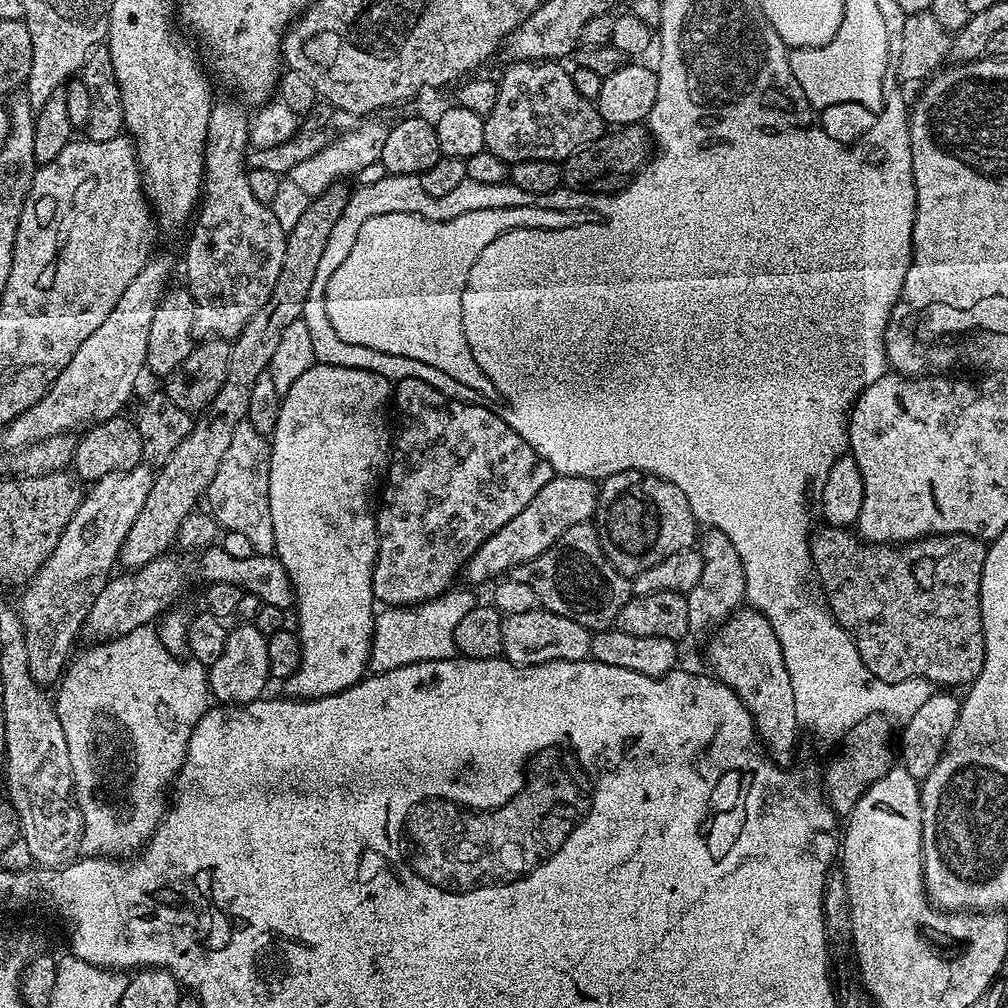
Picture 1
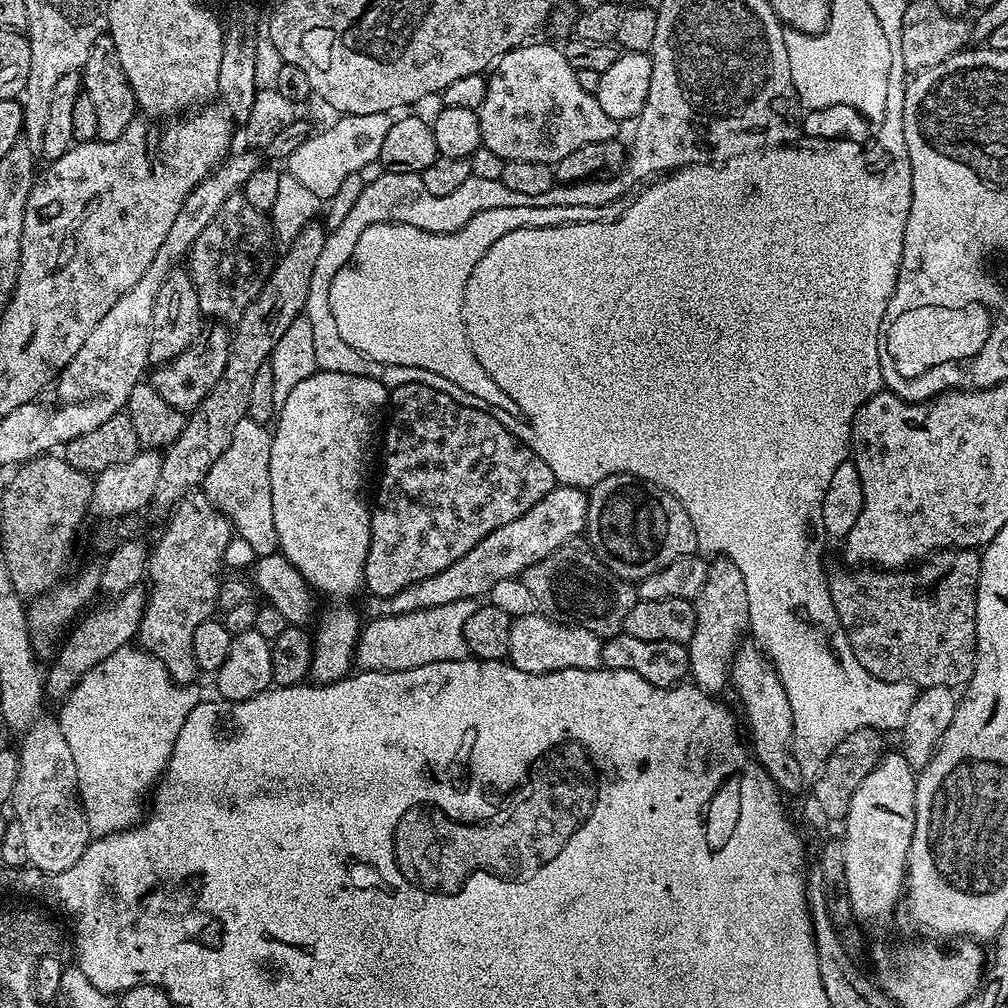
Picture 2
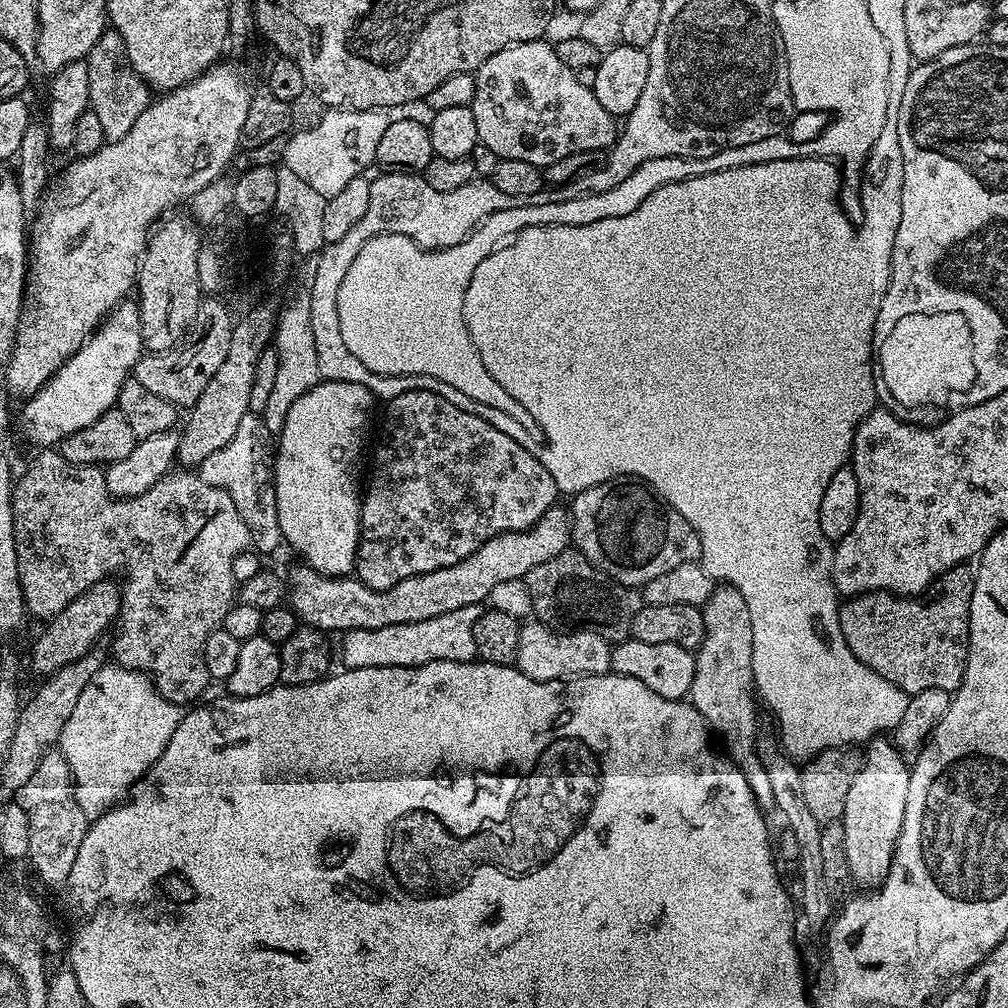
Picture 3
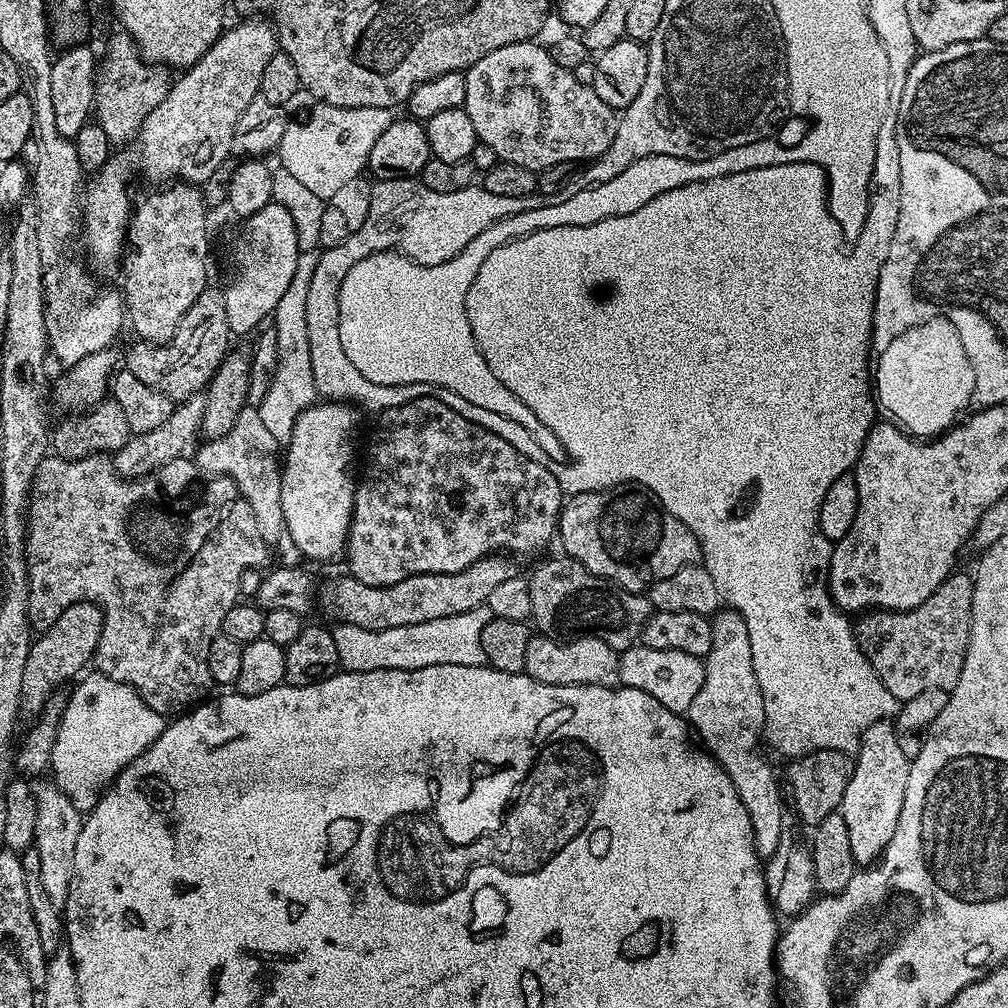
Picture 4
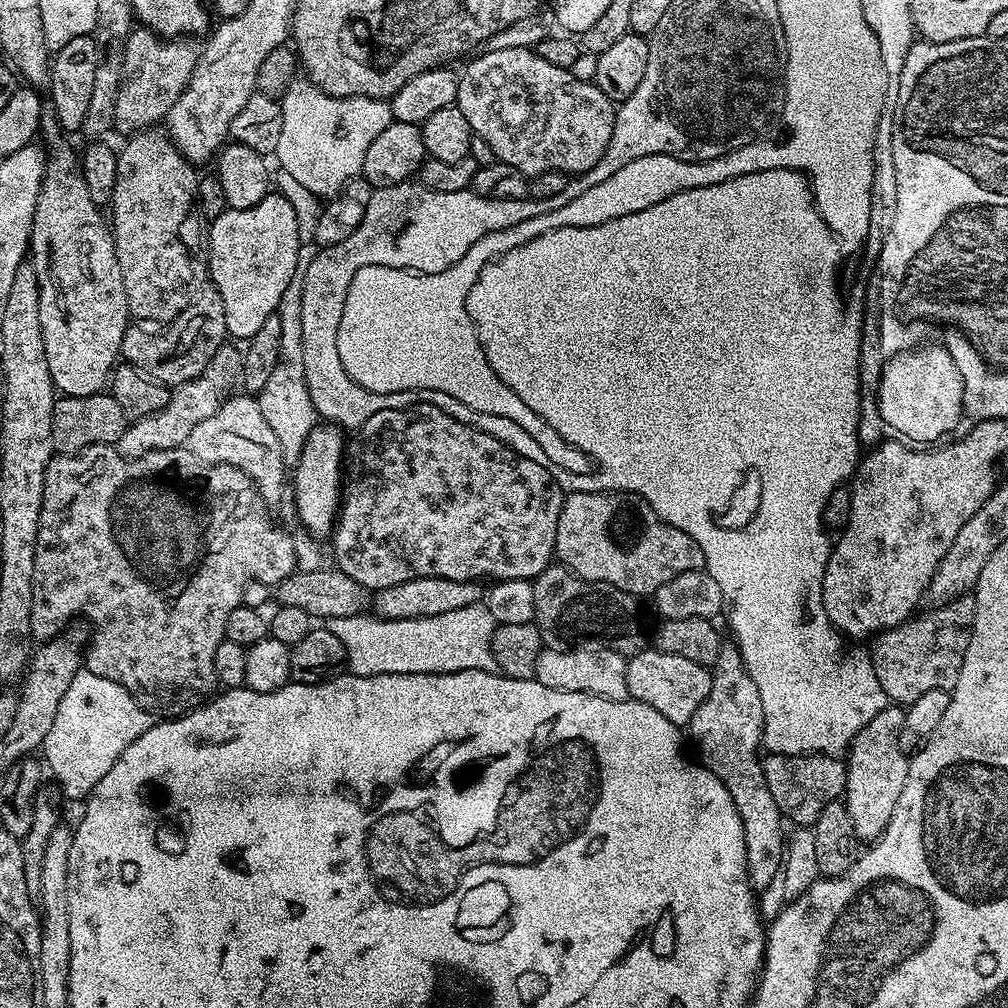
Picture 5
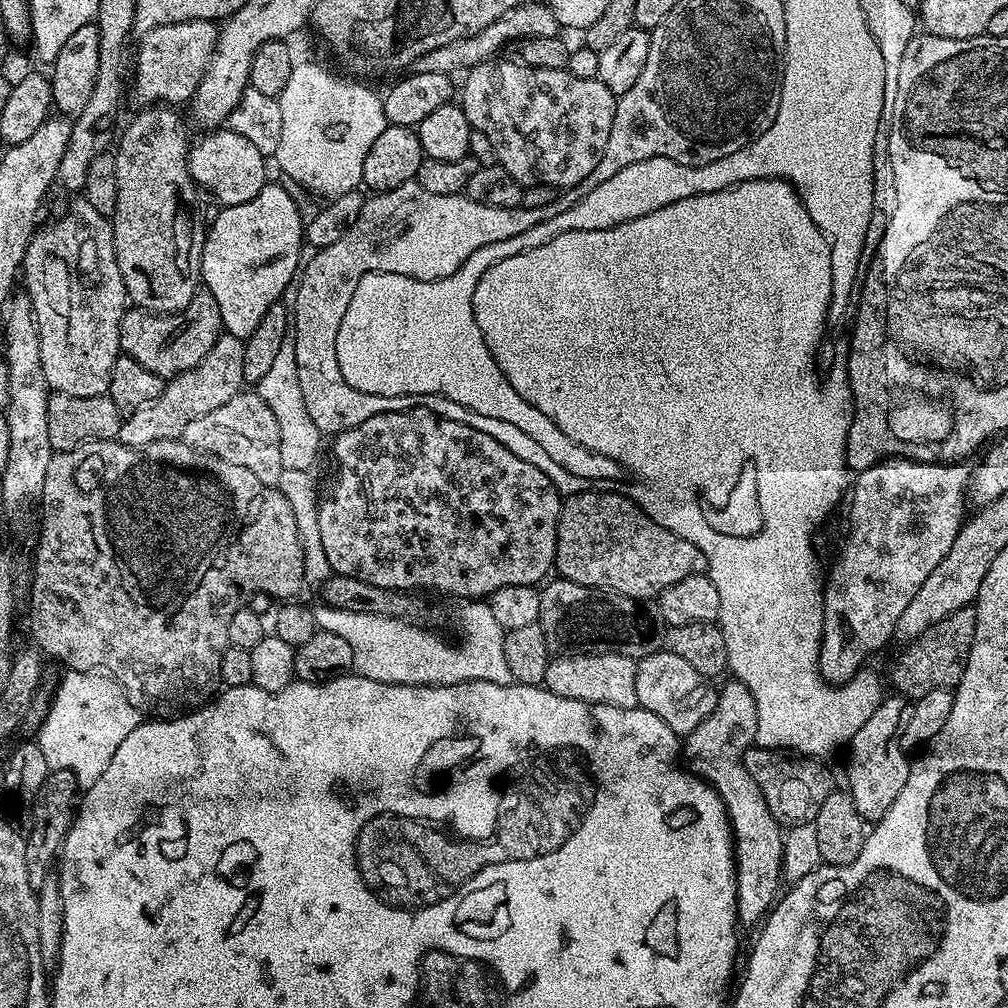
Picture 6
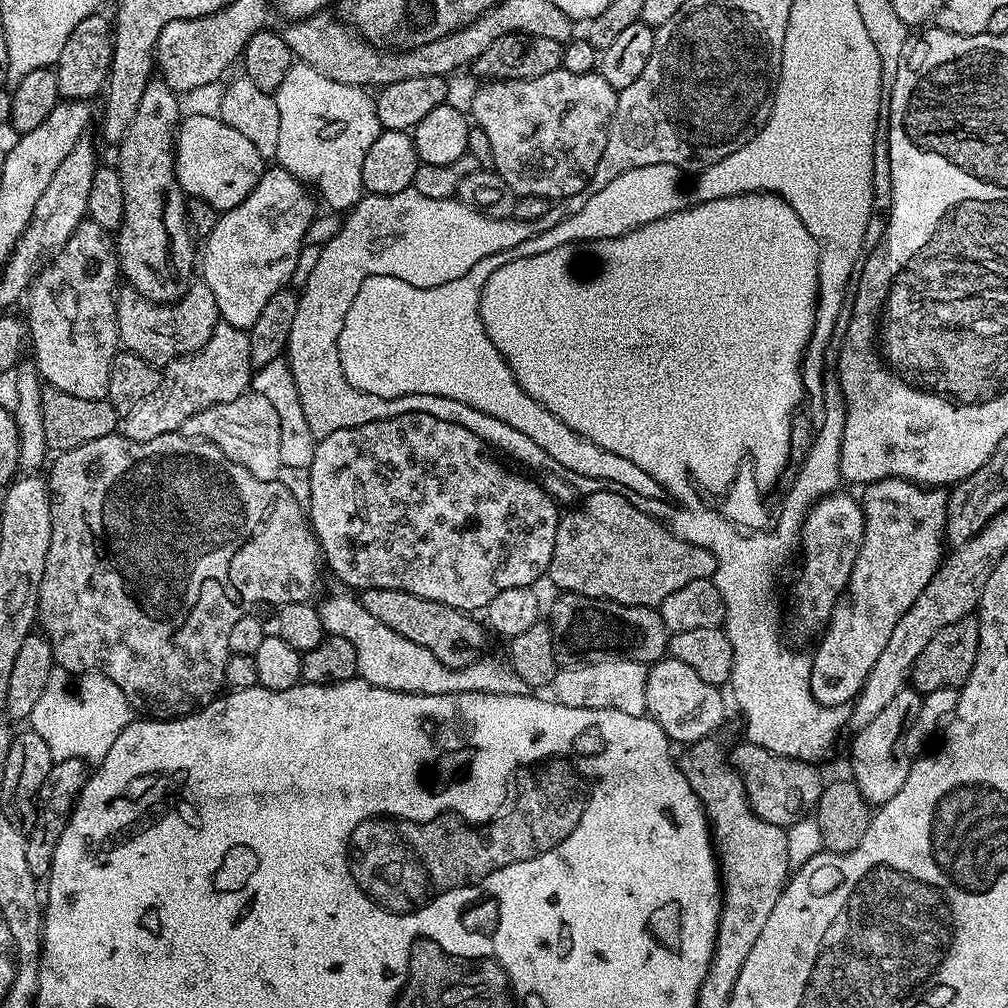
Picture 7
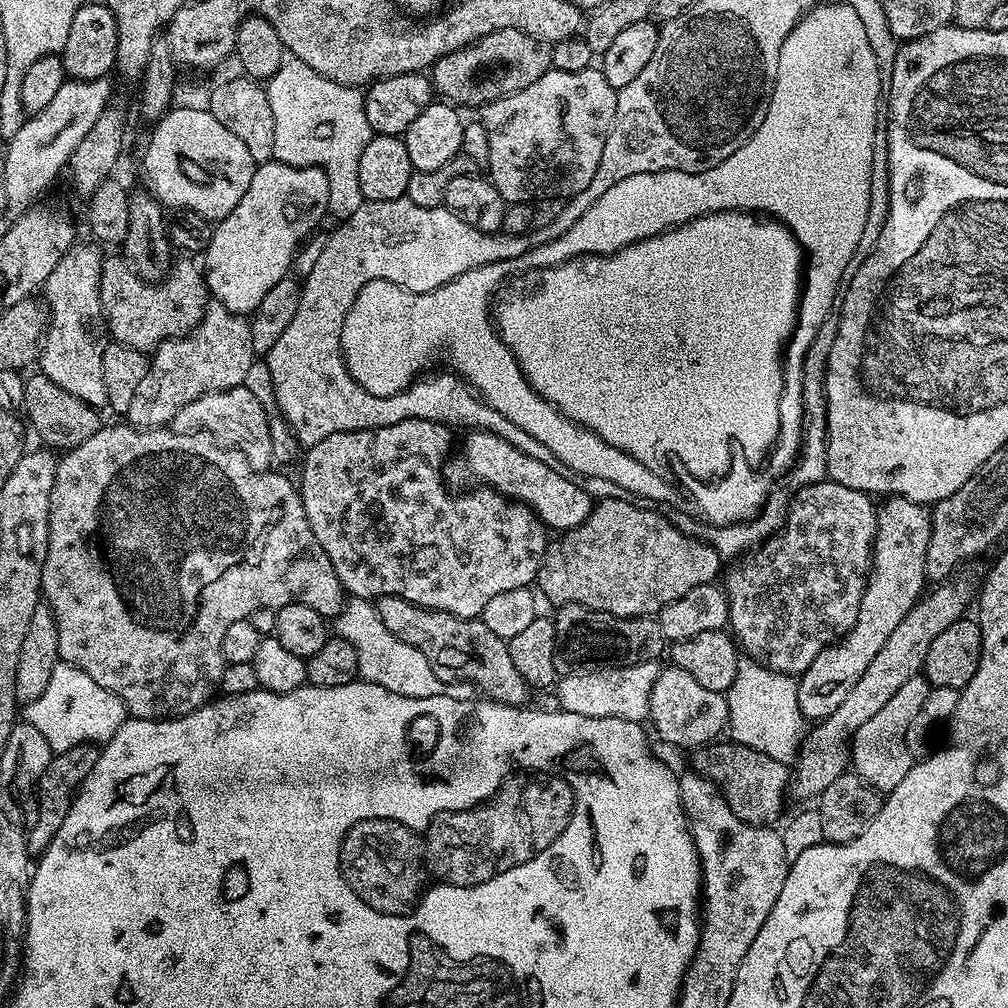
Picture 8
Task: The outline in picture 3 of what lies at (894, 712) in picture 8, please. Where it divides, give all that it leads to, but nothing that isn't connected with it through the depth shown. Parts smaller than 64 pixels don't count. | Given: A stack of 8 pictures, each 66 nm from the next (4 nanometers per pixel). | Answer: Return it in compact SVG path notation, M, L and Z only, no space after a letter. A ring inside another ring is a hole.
M876 738L867 745L866 759L850 794L846 794L846 810L842 817L846 834L846 859L850 861L850 874L853 881L860 886L879 886L886 878L892 865L892 856L896 853L896 840L900 837L902 822L906 814L906 790L910 790L908 777L909 765L900 757L895 743L888 738Z

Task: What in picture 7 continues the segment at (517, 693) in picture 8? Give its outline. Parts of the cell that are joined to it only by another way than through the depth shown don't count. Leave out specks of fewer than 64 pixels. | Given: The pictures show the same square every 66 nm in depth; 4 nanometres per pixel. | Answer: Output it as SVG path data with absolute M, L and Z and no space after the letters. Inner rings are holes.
M365 588L358 599L362 610L366 610L378 622L390 626L402 638L410 638L410 642L418 642L418 646L426 646L438 662L447 668L464 668L467 664L481 659L484 648L484 632L486 628L469 613L460 612L445 604L439 604L426 598L418 598L418 594L410 594L406 590L386 590L385 588Z

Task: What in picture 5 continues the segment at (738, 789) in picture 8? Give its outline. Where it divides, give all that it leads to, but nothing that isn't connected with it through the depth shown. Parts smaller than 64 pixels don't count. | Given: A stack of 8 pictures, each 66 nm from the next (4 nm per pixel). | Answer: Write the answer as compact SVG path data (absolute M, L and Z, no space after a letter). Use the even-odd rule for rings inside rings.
M768 754L763 757L762 763L766 786L770 786L770 794L774 794L774 802L778 802L781 813L793 825L815 825L818 814L822 814L824 805L837 803L845 795L848 765L843 759L819 754L806 756Z

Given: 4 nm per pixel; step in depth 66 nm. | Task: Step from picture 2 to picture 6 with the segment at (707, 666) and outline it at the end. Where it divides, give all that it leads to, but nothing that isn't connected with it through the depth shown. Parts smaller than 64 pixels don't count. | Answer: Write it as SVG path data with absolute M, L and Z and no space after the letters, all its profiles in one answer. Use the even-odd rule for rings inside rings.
M728 678L724 682L724 685L719 685L714 710L694 731L683 737L682 756L687 767L695 772L700 779L706 781L722 798L724 809L728 815L728 823L732 825L736 857L736 919L741 925L756 923L759 925L775 905L778 893L782 888L785 833L782 831L781 821L776 820L774 814L770 814L770 806L766 806L766 798L762 798L762 794L758 790L758 782L754 782L754 778L750 778L750 770L746 770L744 765L744 756L748 749L753 747L758 726L758 712L754 698L750 694L750 690L746 690L746 686L741 680Z

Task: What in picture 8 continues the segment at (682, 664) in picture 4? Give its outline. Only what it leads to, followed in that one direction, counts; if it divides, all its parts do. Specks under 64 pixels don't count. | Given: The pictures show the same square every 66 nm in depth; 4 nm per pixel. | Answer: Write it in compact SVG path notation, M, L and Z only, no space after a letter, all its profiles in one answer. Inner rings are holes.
M664 666L661 667L660 673L658 674L658 682L654 682L654 690L650 690L650 710L648 711L650 717L650 724L656 727L656 732L665 740L668 744L673 744L676 748L688 748L687 750L695 750L701 746L707 746L717 739L716 736L720 731L725 731L728 728L728 702L723 692L715 692L714 690L706 690L706 686L700 685L699 682L691 675L686 674L686 670L675 666Z

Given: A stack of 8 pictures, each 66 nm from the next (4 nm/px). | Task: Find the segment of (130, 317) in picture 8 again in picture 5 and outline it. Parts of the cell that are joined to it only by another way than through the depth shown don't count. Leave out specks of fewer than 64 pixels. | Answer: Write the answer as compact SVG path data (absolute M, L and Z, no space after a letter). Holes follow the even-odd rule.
M205 286L196 294L186 311L167 325L165 332L147 332L147 327L130 326L122 338L121 357L133 364L144 376L167 384L175 390L180 385L198 378L202 370L218 354L218 350L229 339L226 330L226 309L222 307L222 294L211 286Z

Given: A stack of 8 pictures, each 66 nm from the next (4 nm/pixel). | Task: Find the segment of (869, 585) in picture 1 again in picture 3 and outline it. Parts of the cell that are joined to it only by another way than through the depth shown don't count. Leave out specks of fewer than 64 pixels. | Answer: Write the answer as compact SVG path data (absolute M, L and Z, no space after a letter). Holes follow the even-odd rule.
M957 566L933 582L927 598L894 596L891 592L866 592L862 596L847 597L840 606L840 625L846 646L850 646L870 670L903 692L911 694L941 688L955 693L964 680L968 661L970 598L975 581L971 567Z

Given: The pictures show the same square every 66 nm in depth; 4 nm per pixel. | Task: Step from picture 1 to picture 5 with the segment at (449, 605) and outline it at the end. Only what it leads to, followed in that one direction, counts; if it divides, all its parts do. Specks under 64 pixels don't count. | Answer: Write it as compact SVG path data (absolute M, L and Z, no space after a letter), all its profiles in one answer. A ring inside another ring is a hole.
M487 603L462 606L462 610L450 610L446 614L434 614L422 618L383 620L375 614L361 614L350 618L330 618L326 626L335 634L346 650L346 668L353 676L377 676L378 674L446 674L458 670L497 671L492 635L497 622L490 614Z

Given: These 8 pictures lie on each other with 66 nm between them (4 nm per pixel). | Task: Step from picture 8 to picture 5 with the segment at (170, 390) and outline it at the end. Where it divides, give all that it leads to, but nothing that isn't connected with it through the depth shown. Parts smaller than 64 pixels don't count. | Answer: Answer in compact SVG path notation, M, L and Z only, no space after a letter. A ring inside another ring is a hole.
M225 342L218 350L218 354L214 354L214 358L210 358L206 370L202 370L202 374L198 374L198 378L175 389L170 402L166 402L166 406L162 406L162 410L129 423L118 445L120 451L129 458L135 458L154 448L178 448L187 445L190 430L194 430L194 426L198 426L198 422L206 422L206 418L215 414L228 399L233 391L232 383L240 380L243 365L243 351L235 343Z

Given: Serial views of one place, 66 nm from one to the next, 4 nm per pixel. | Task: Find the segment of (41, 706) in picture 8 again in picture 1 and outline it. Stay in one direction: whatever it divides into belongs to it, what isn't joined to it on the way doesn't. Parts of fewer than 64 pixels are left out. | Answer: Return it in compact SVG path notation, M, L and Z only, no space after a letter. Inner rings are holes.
M145 626L138 630L130 630L130 634L118 636L111 640L93 643L80 657L69 663L65 673L60 677L60 683L54 692L54 703L58 722L62 722L62 734L66 734L66 747L70 750L70 774L72 775L72 790L76 793L76 804L80 807L84 833L82 834L81 849L90 856L107 856L109 858L128 858L140 851L150 837L156 833L164 813L170 804L170 796L164 791L173 787L177 772L180 771L188 739L192 728L204 717L210 707L208 690L208 673L205 665L191 658L180 659L166 650L160 640L159 631L155 627Z

